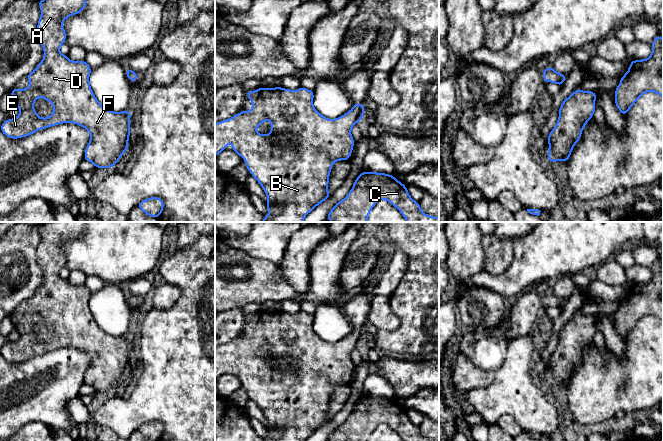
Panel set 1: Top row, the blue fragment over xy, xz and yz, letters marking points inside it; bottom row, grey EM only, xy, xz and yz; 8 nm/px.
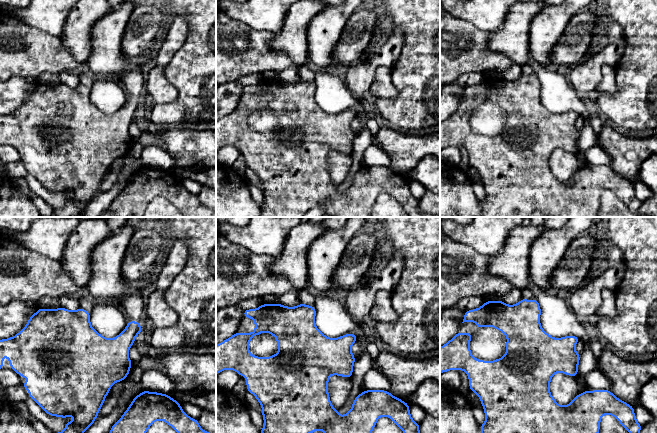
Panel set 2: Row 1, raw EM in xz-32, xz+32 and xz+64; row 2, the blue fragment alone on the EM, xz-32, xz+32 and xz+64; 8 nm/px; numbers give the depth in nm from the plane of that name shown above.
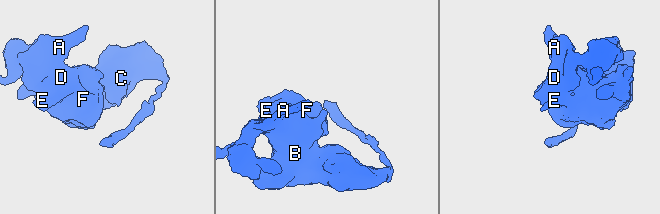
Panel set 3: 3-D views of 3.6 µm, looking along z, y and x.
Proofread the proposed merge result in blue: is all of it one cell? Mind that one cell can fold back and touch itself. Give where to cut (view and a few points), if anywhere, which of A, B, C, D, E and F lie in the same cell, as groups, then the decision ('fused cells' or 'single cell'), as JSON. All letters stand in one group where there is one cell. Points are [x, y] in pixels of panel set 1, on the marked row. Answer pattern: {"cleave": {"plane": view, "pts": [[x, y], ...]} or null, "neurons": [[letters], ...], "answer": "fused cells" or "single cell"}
{"cleave": null, "neurons": [["A", "B", "C", "D", "E", "F"]], "answer": "single cell"}

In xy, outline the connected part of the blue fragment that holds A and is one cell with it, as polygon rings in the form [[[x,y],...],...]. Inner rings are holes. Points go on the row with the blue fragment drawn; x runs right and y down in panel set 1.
[[[39,0],[41,8],[41,17],[37,24],[37,37],[44,50],[44,58],[38,64],[33,72],[26,77],[30,86],[25,89],[13,88],[10,92],[14,104],[19,108],[20,113],[17,118],[5,120],[0,130],[2,133],[12,139],[18,139],[29,136],[39,129],[46,129],[63,123],[75,123],[80,127],[86,128],[90,135],[90,141],[86,147],[84,160],[94,164],[95,168],[110,168],[118,163],[125,151],[128,150],[128,140],[130,137],[130,118],[131,111],[113,112],[103,107],[95,97],[89,82],[89,76],[92,71],[86,61],[71,61],[68,56],[60,53],[60,46],[66,41],[66,32],[62,26],[63,21],[72,15],[78,14],[85,9],[86,0]],[[43,97],[54,106],[54,112],[48,118],[41,118],[34,109],[34,102],[37,98]]]

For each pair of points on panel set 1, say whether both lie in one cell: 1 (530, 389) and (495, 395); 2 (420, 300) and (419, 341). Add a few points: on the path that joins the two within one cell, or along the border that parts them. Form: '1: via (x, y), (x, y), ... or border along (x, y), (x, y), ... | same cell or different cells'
1: via (521, 394), (504, 395) | same cell
2: via (420, 310), (419, 331) | same cell

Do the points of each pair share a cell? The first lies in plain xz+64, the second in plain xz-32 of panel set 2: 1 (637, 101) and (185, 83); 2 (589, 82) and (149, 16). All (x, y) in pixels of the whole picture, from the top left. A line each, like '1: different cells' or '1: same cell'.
1: same cell
2: different cells

